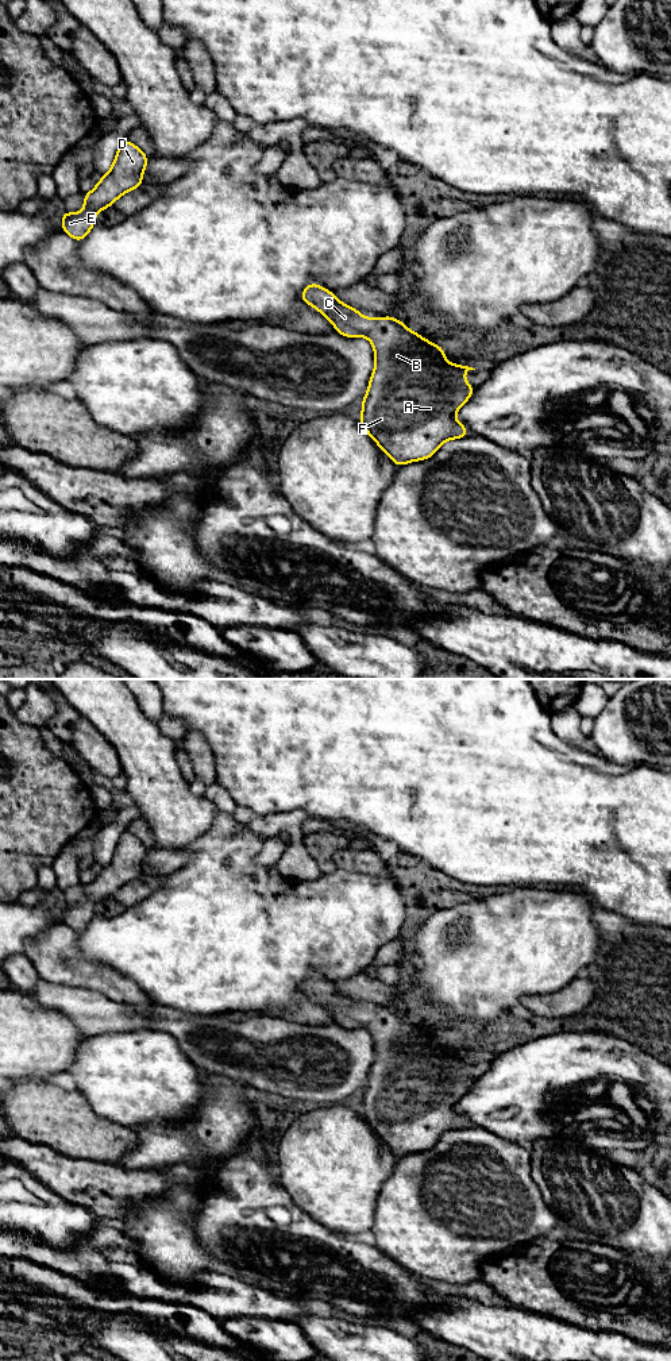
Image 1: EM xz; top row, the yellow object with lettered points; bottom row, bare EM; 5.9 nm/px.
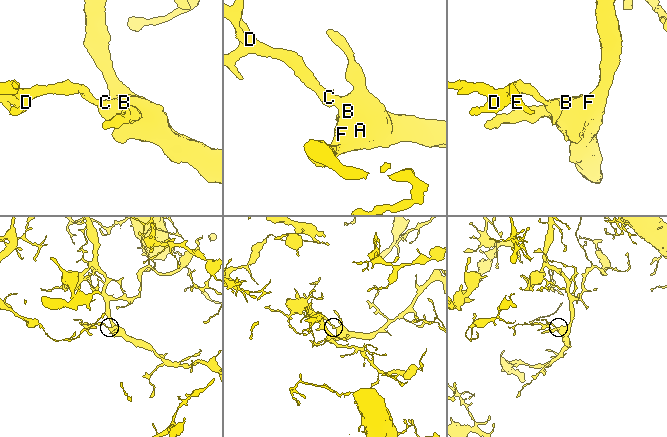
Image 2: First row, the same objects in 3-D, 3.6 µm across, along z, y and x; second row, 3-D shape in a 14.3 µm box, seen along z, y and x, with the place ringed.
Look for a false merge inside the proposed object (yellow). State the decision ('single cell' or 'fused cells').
single cell

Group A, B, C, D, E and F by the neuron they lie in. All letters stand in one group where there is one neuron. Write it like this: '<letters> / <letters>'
A B C D E F

